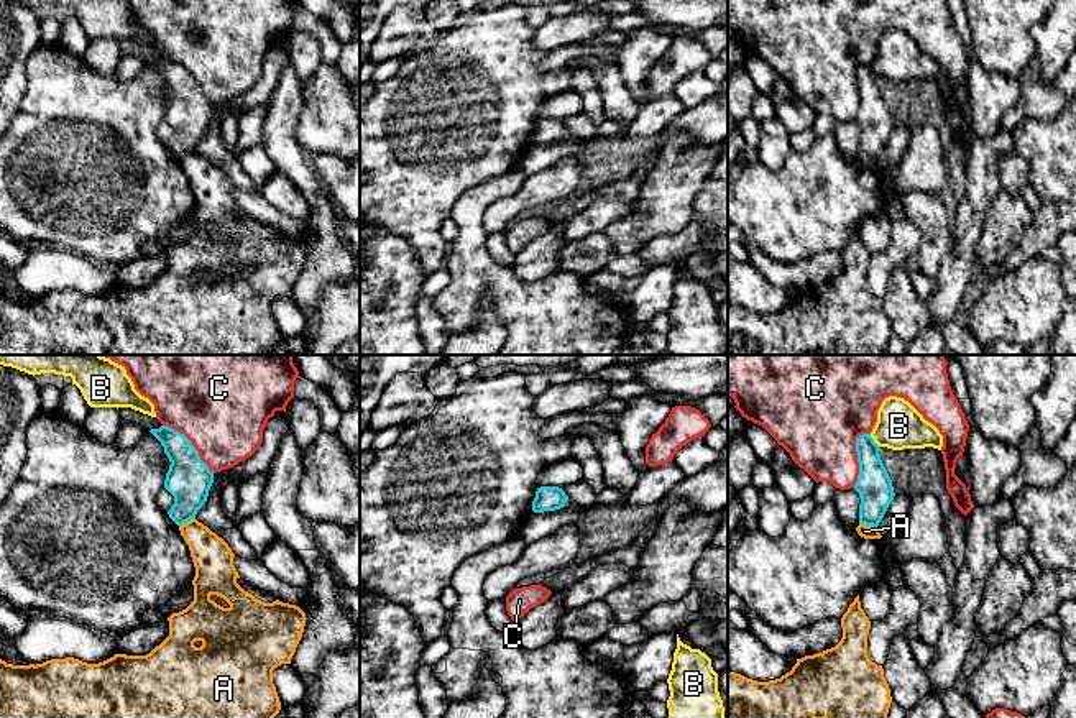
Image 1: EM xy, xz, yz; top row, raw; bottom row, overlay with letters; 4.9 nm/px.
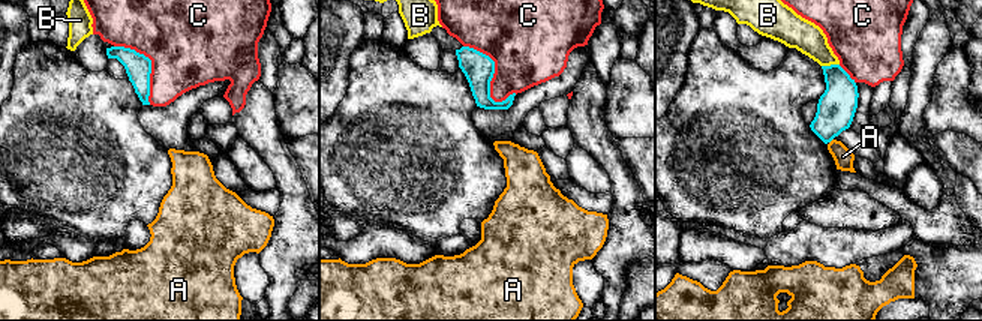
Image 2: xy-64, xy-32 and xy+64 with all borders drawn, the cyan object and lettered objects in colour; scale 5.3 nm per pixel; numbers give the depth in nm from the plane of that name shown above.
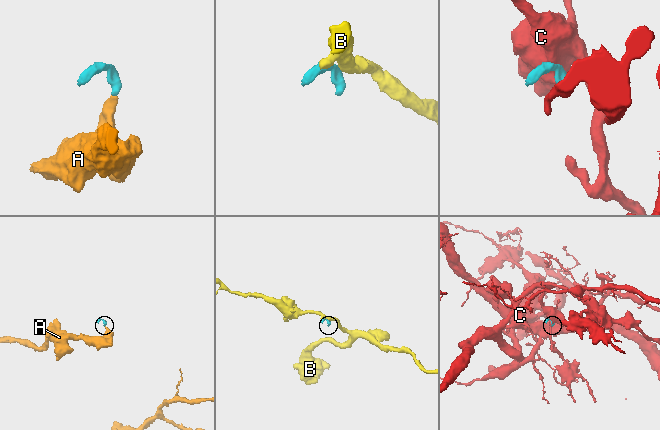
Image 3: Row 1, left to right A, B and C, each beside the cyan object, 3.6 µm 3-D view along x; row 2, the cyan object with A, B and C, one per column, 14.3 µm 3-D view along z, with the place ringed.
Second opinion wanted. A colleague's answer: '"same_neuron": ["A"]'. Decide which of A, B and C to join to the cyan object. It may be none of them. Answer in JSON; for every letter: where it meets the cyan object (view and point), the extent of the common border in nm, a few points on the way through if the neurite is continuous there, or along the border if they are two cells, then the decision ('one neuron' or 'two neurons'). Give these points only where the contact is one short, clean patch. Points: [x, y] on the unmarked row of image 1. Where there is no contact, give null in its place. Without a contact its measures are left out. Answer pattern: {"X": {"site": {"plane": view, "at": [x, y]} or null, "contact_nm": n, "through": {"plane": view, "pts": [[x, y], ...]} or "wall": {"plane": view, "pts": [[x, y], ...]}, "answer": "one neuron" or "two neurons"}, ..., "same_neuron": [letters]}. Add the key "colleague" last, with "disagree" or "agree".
{"A": {"site": {"plane": "yz", "at": [868, 156]}, "contact_nm": 90, "wall": {"plane": "yz", "pts": [[859, 153], [876, 160]]}, "answer": "two neurons"}, "B": {"site": {"plane": "yz", "at": [873, 73]}, "contact_nm": 80, "answer": "two neurons"}, "C": {"site": {"plane": "xy", "at": [191, 76]}, "contact_nm": 340, "answer": "two neurons"}, "same_neuron": [], "colleague": "disagree"}

